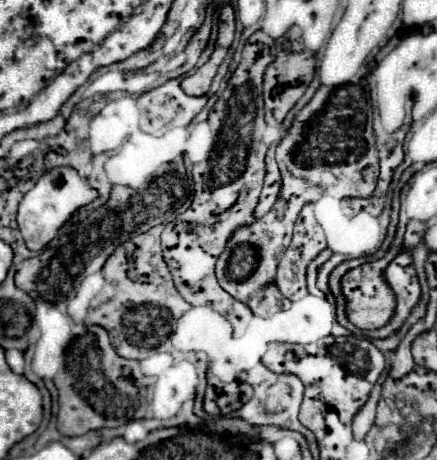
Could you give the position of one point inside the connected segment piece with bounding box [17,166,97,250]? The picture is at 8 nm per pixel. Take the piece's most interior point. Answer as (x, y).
(44, 209)

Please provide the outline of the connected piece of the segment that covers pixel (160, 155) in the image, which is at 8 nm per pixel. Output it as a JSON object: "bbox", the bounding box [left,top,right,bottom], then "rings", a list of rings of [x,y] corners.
{"bbox":[105,128,187,190],"rings":[[[173,128],[159,138],[145,134],[145,132],[135,132],[131,138],[127,138],[127,142],[121,146],[121,150],[117,154],[107,158],[105,172],[109,176],[109,182],[129,186],[133,190],[145,190],[151,184],[151,180],[155,178],[159,164],[167,164],[167,162],[175,160],[179,154],[183,154],[185,136],[187,136],[185,128]]]}

